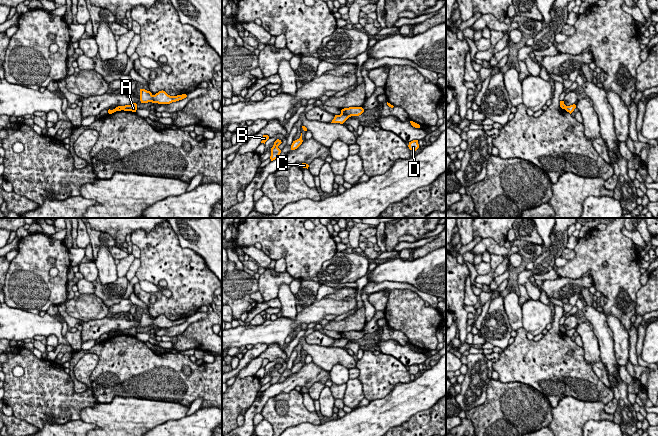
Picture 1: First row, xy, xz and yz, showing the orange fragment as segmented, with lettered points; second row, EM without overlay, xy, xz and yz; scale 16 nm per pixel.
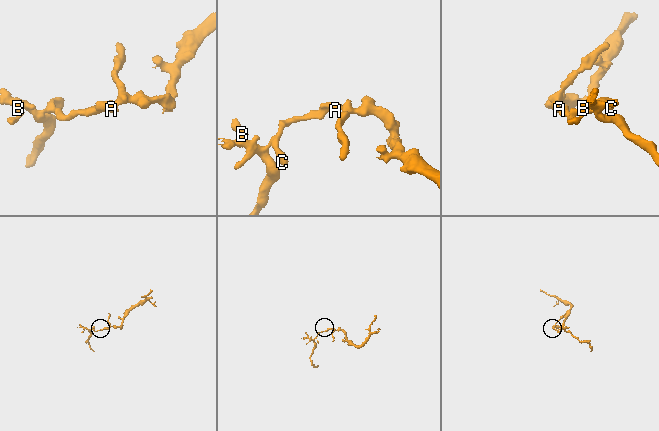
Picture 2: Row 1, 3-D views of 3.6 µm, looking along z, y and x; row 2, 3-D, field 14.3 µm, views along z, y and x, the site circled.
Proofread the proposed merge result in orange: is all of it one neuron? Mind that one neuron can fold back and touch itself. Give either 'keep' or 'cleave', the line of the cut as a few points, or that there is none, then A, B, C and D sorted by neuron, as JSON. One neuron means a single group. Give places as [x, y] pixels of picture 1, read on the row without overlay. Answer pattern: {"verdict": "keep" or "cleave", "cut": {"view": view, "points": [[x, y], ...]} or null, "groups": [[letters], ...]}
{"verdict": "cleave", "cut": {"view": "xz", "points": [[341, 337], [349, 340]]}, "groups": [["A", "D"], ["B", "C"]]}

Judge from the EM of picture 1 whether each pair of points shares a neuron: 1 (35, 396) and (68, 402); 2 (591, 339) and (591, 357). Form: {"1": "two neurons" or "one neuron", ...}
{"1": "one neuron", "2": "one neuron"}

